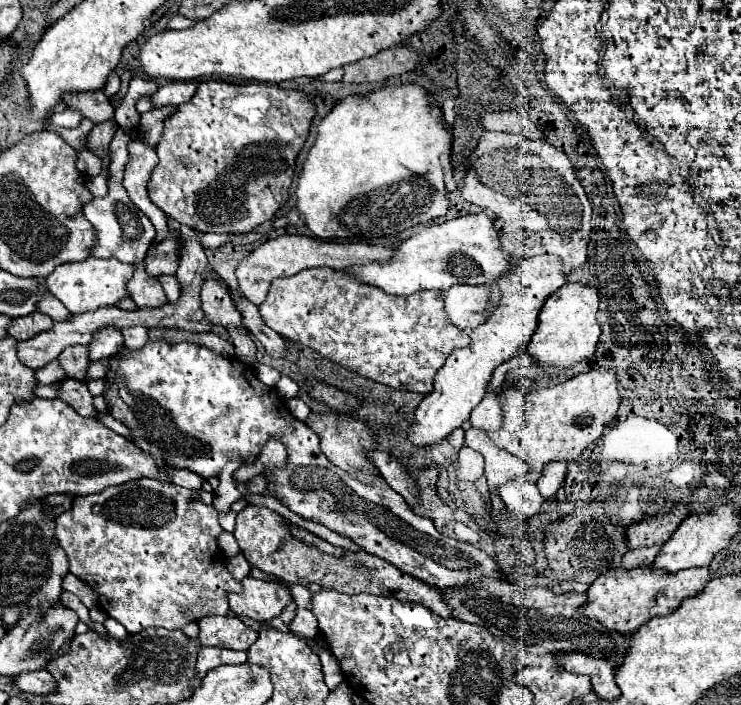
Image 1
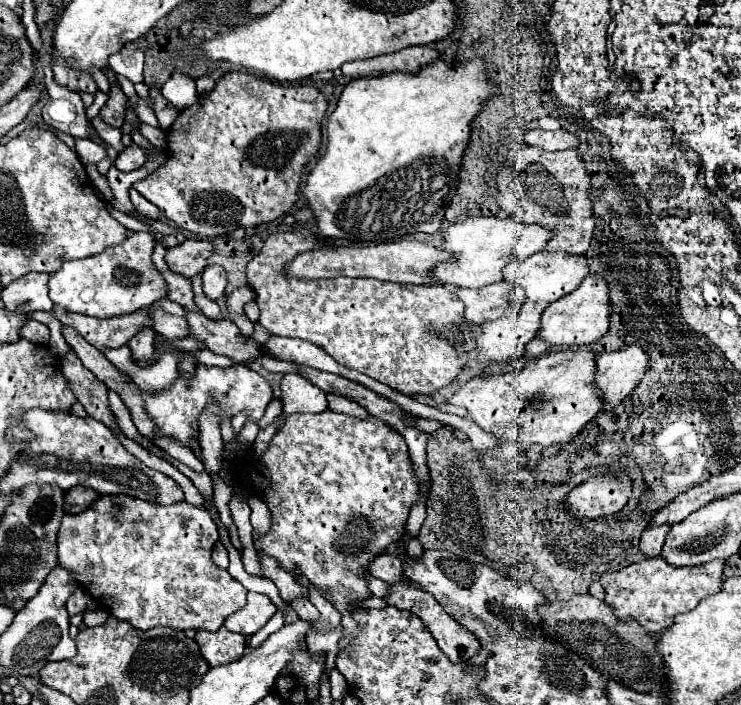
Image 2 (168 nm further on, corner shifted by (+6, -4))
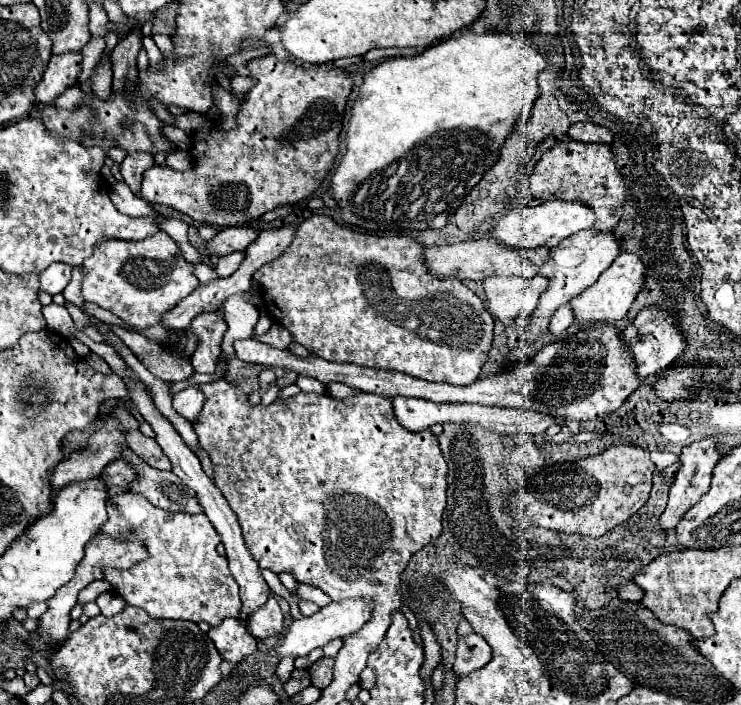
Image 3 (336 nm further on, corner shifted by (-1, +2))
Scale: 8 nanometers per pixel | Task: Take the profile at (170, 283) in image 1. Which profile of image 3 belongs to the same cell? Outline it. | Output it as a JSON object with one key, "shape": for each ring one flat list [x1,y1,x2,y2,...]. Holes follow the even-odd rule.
{"shape":[[134,153,134,155,126,155,126,159,120,163,120,173,126,181,126,185,130,187,130,191,134,195,140,193,140,181,142,181,142,173,154,165,152,155,148,153]]}

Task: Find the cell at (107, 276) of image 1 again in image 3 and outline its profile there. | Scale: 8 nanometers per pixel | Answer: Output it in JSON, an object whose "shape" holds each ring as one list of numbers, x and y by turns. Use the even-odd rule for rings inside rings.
{"shape":[[158,231,142,241,104,241,94,249,94,255,88,257,82,267,84,301,92,301,102,309,112,311,136,333,158,345,170,337,170,329,166,325,162,327,162,315,168,313,168,309,174,309,180,299,188,297,188,293,200,285,194,275,194,265,182,257,178,243,164,231]]}

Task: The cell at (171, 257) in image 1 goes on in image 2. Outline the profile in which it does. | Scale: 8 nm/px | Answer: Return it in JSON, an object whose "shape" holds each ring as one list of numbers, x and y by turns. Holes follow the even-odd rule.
{"shape":[[197,239,183,241,167,249,165,261,173,273,191,279,193,275,199,275,207,267,207,259,211,251,213,245,209,241,197,241]]}

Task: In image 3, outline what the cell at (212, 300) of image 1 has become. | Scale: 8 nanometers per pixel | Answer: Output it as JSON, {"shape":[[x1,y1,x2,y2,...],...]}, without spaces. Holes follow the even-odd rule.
{"shape":[[230,253,230,255,224,255,218,259,218,265,216,265,216,273,220,277,230,277,244,261,244,253]]}

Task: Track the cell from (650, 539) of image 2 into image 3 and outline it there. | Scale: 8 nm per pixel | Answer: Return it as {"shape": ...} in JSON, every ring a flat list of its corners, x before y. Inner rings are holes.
{"shape":[[702,439,702,441,694,441,690,445,686,445,680,453,680,461,682,461,682,467,676,475,676,481,674,485,670,487,670,501,668,501,668,507,666,511,662,513,660,517,660,527,664,531,670,531,678,525,678,521,684,517,684,513,704,495,708,493,710,489,710,479,712,479,712,469,716,467,720,459,720,451,716,447,716,439]]}

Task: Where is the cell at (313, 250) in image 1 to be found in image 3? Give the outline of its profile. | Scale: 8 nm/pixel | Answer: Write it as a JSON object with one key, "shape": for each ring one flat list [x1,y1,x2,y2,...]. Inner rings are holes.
{"shape":[[478,239,466,243,454,243,448,247,426,247,424,261,432,275,436,277,456,277,456,279,474,279,482,281,484,277,492,275,514,275,532,279,540,273,540,265,548,259,550,247,540,249,504,249,498,241,492,239]]}

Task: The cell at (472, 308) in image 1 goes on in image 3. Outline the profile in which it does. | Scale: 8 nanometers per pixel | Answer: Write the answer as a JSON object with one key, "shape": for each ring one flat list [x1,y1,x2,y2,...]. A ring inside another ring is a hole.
{"shape":[[536,275,534,279,520,277,488,277,484,279,490,313,496,319,504,317,530,317,538,305,540,293,548,289,548,279]]}

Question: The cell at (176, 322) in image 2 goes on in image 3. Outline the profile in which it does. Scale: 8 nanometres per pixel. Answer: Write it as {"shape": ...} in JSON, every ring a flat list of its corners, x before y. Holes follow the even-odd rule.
{"shape":[[202,313,192,321,190,329,200,339,198,357,192,357,192,367,198,373,212,375,216,371,220,343,222,343,222,337,224,337,228,325,220,313]]}

